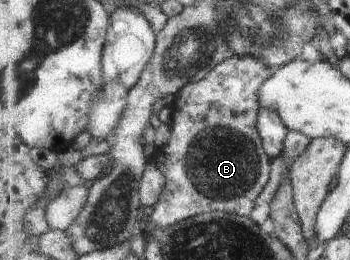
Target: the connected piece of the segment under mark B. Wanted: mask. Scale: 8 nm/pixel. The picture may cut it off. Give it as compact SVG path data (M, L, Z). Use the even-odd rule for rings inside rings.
M231 56L217 65L209 77L189 83L178 94L166 114L171 129L170 140L154 153L152 161L167 177L167 186L150 219L152 227L162 229L181 221L209 212L229 212L251 217L257 207L257 199L270 183L274 159L267 153L264 139L259 131L261 101L259 93L263 85L277 70L267 61L257 57Z

